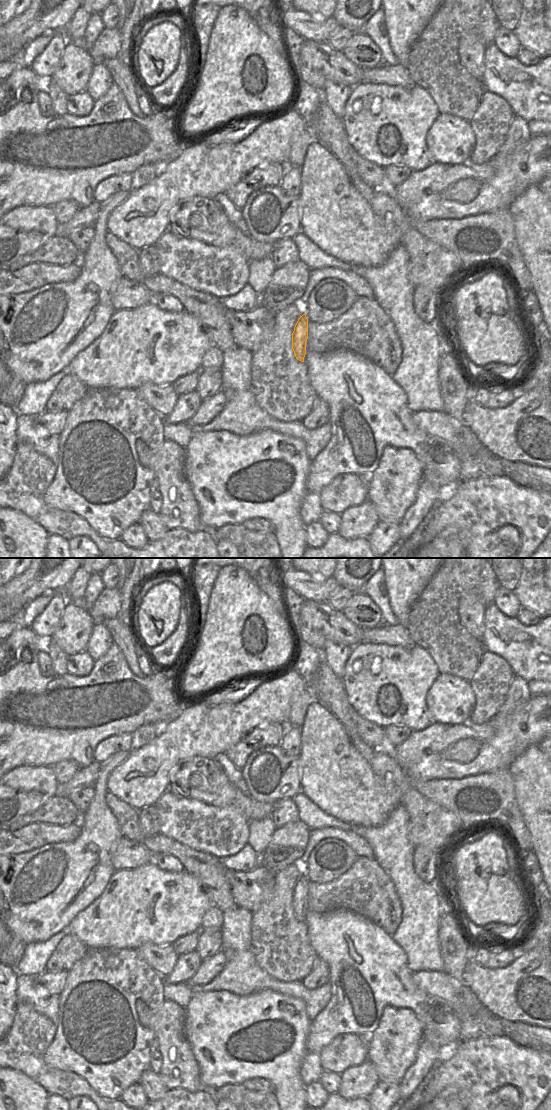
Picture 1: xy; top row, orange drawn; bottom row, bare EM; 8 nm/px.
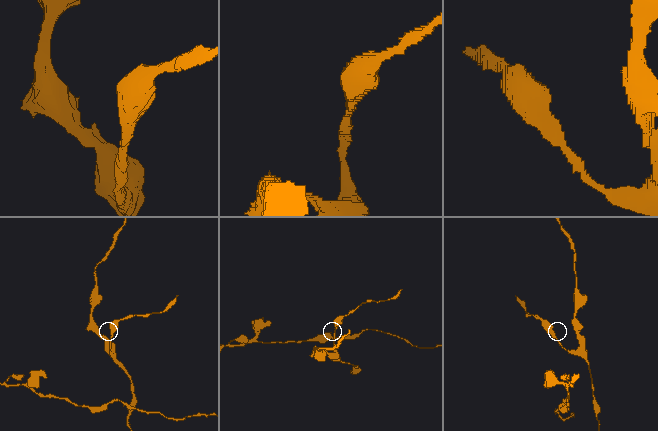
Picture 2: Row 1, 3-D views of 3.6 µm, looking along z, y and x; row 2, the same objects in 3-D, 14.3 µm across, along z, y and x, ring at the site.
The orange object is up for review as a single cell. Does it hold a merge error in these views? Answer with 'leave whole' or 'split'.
leave whole

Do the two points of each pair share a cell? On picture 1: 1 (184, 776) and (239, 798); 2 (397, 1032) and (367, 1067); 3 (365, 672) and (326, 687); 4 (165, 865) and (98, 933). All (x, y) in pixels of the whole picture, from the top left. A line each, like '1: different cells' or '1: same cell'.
1: same cell
2: different cells
3: different cells
4: different cells

